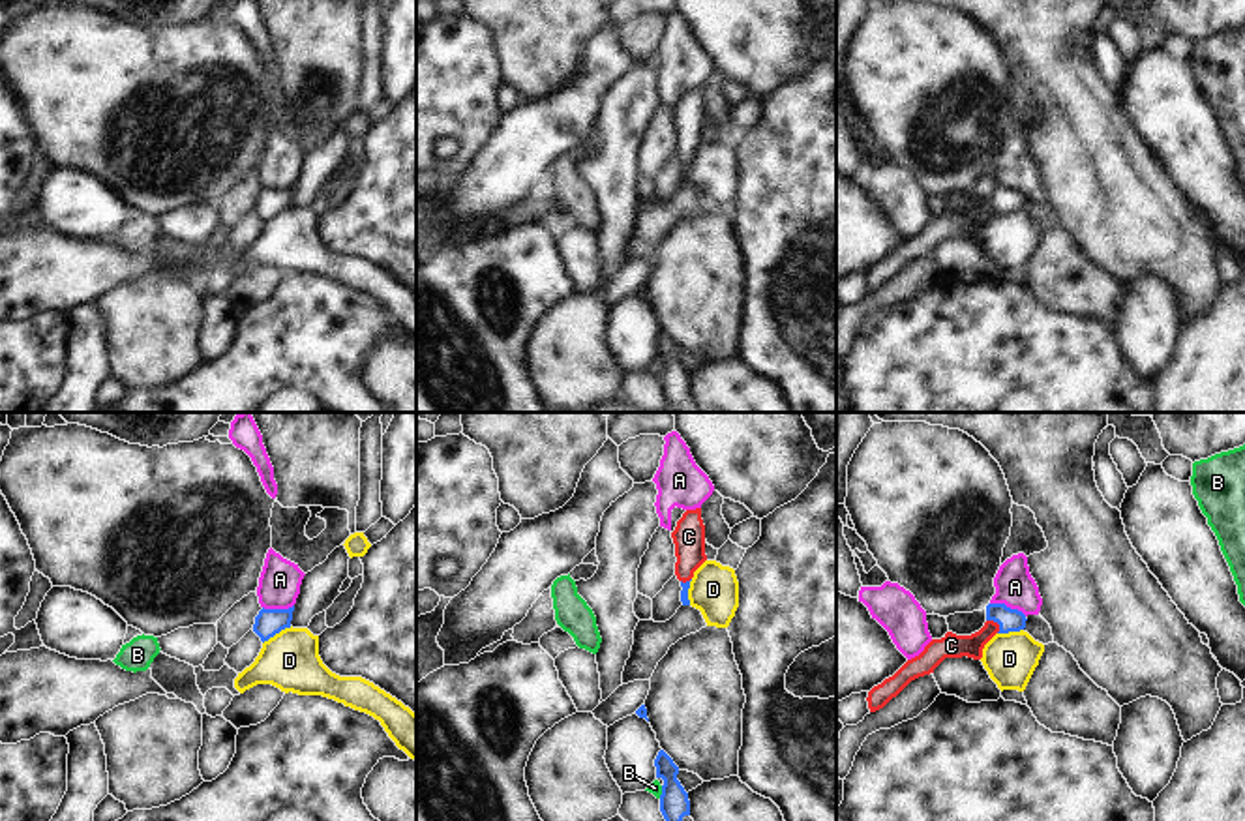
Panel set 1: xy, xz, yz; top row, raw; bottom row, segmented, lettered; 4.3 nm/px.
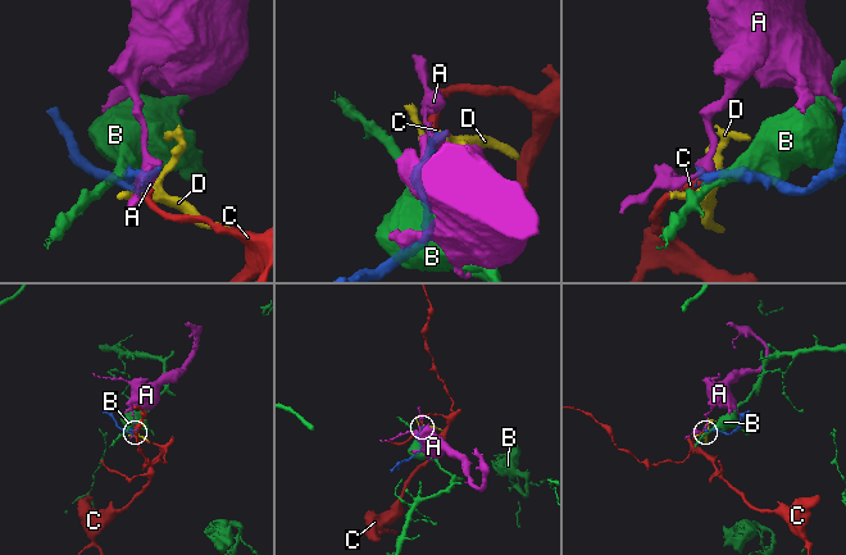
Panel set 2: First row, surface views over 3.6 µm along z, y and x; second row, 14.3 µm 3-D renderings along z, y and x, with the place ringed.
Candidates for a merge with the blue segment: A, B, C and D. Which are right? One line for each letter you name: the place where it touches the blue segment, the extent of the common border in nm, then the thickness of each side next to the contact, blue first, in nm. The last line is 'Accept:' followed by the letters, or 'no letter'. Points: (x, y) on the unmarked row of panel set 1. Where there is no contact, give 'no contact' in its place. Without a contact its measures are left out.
C: yz (996, 201) | 80 nm | 100/100 nm
Accept: C

